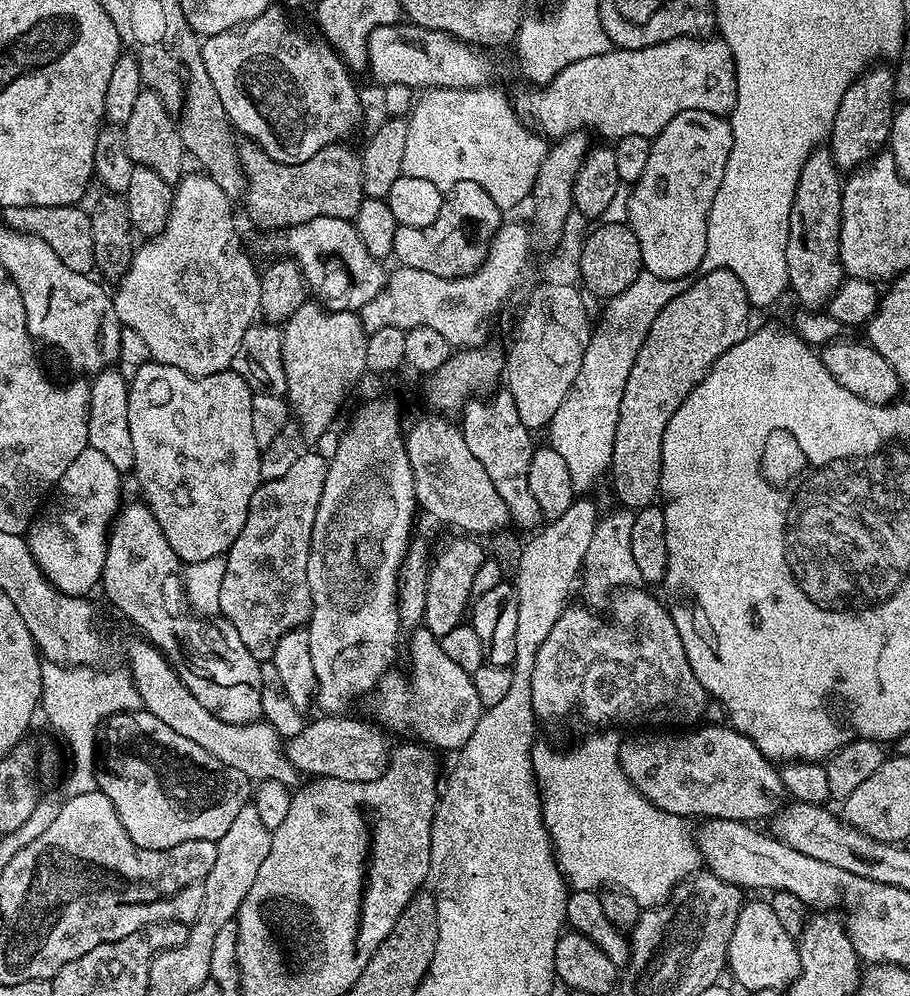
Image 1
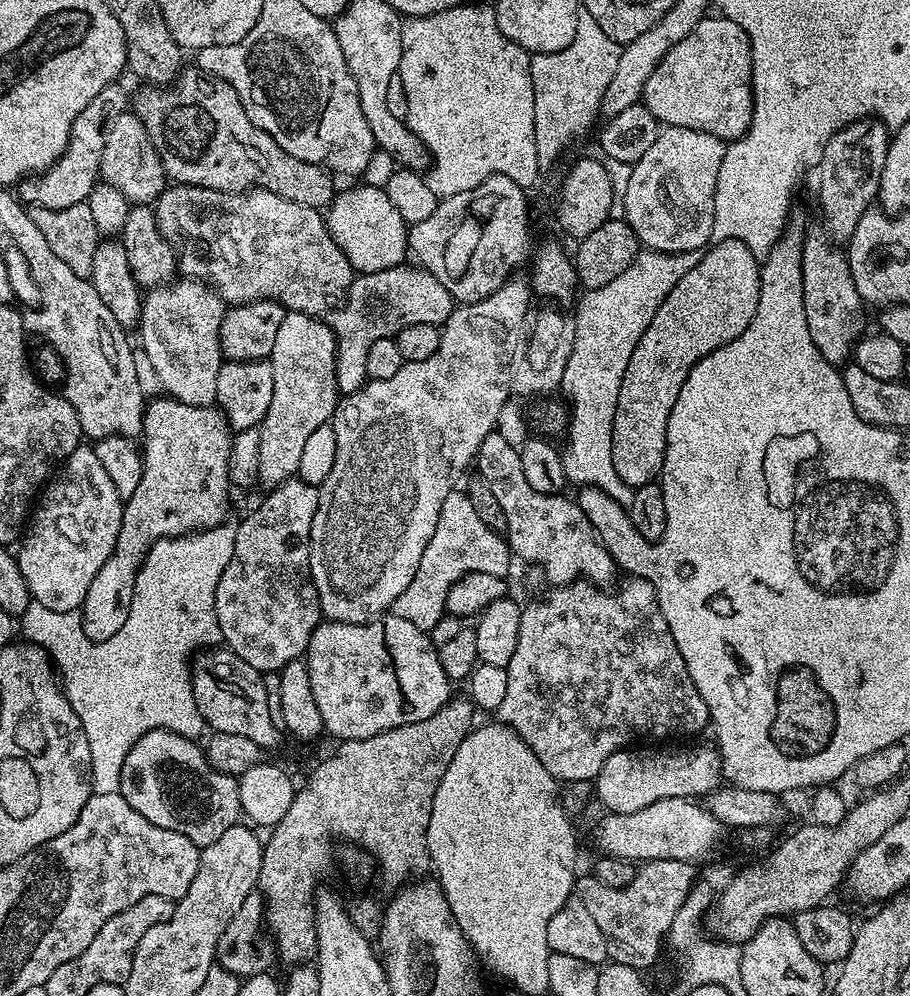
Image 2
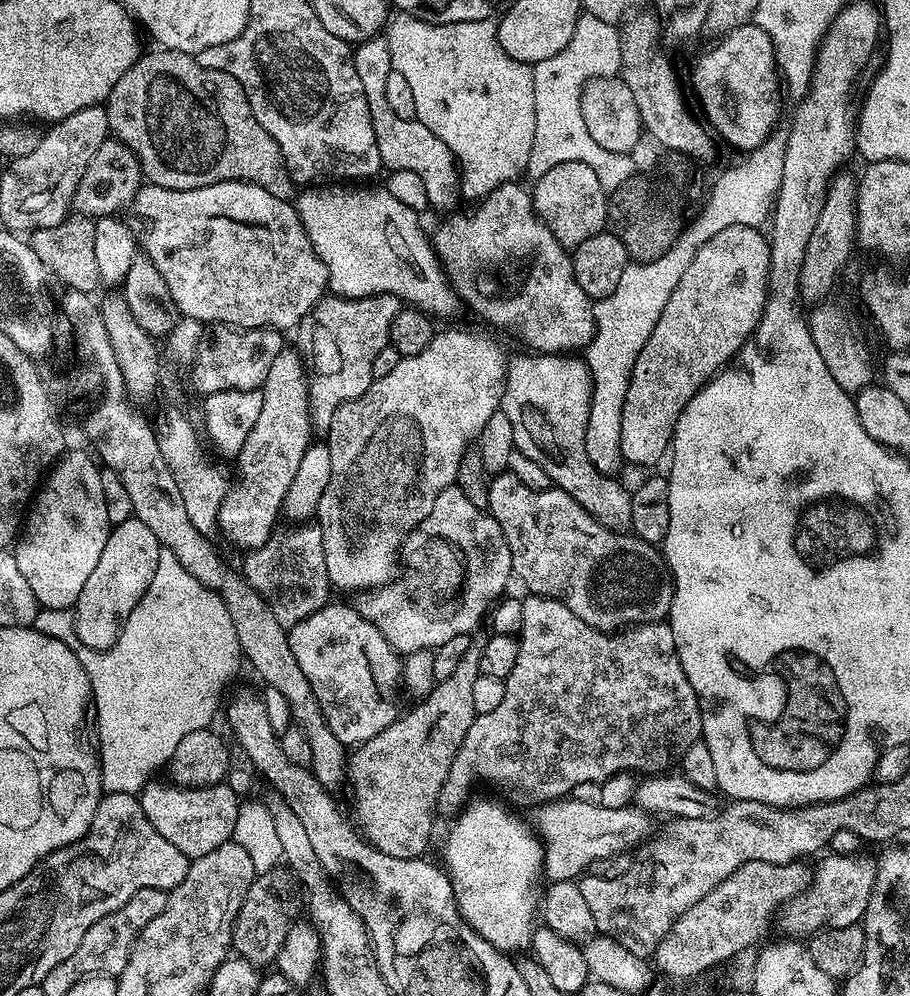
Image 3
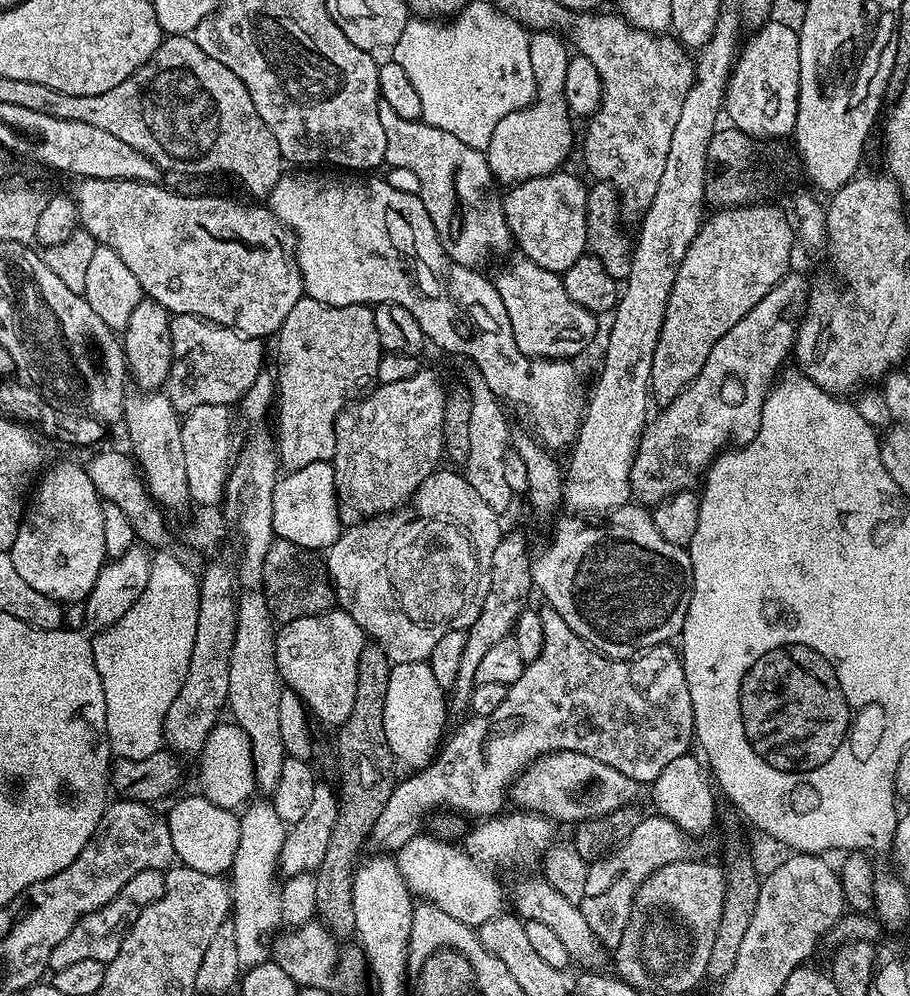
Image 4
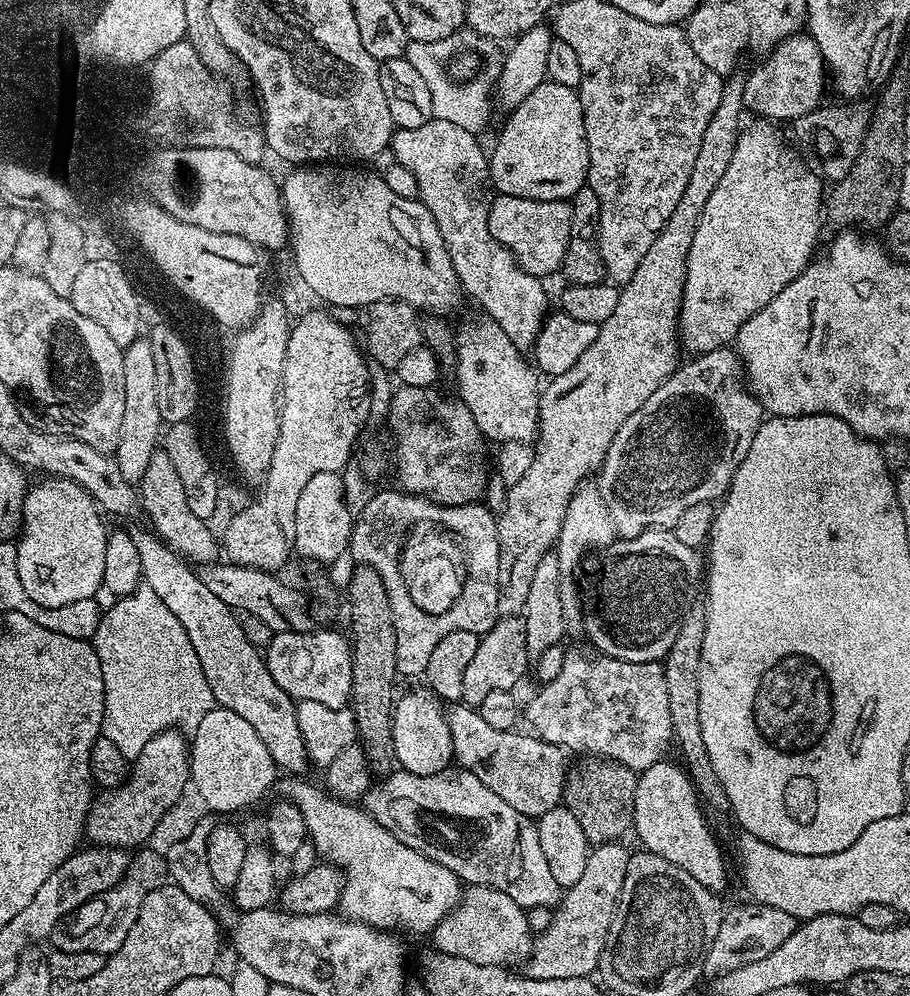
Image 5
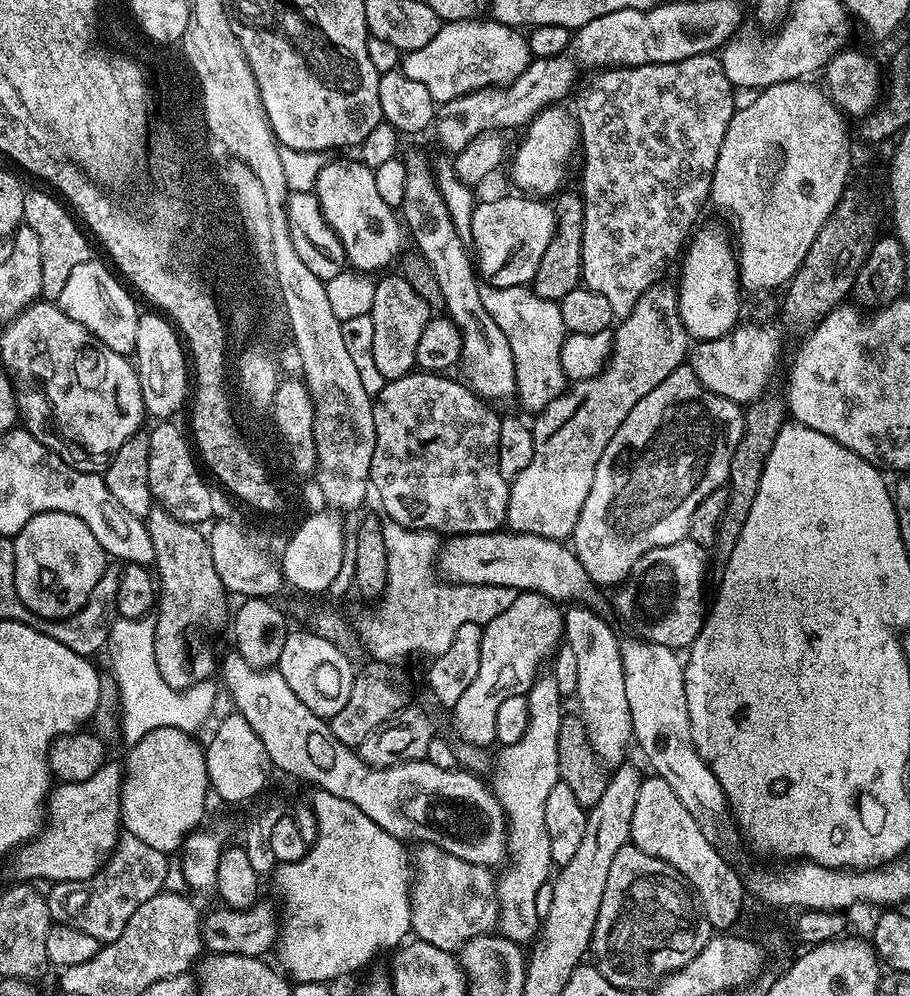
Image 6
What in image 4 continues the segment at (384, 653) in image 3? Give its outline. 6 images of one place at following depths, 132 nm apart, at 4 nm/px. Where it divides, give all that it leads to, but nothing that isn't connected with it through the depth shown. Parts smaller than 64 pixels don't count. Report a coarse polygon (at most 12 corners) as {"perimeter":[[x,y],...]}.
{"perimeter":[[343,610],[276,630],[281,681],[324,724],[350,718],[364,631]]}

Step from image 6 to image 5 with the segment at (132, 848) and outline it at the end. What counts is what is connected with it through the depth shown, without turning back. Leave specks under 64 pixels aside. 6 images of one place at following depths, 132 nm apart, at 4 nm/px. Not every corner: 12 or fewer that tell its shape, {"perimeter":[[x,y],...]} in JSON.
{"perimeter":[[144,846],[113,888],[72,913],[62,952],[106,958],[126,942],[146,894],[169,883]]}

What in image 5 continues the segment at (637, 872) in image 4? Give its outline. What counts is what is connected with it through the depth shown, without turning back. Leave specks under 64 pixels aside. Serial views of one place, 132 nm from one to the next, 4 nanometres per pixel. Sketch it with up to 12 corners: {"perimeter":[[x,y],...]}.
{"perimeter":[[597,844],[522,965],[532,980],[599,969],[629,849]]}

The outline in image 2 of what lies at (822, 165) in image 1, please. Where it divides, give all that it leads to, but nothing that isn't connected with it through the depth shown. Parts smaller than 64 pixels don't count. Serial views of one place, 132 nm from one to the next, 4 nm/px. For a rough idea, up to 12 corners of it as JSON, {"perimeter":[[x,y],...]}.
{"perimeter":[[823,229],[803,242],[806,324],[840,366],[865,331],[845,253]]}

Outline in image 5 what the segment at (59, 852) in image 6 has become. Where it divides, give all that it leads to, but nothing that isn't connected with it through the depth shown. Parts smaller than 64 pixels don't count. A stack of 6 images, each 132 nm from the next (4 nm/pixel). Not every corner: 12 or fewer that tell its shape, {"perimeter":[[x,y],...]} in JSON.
{"perimeter":[[159,732],[93,799],[84,836],[147,845],[189,787],[189,741]]}

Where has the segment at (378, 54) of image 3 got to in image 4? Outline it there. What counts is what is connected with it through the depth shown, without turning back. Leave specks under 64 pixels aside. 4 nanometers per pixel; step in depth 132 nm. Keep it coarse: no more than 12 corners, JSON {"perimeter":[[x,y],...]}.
{"perimeter":[[380,103],[384,164],[418,177],[450,258],[513,245],[485,153]]}

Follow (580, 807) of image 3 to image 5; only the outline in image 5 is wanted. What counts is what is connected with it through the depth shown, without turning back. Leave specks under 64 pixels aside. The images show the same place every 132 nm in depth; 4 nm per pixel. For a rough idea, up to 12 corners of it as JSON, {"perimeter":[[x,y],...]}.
{"perimeter":[[300,776],[277,781],[338,908],[428,934],[462,895],[446,866]]}

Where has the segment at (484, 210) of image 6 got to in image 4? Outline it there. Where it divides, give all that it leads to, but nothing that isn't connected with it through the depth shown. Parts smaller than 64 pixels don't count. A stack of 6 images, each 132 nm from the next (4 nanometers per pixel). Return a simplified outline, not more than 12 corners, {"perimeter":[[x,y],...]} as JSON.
{"perimeter":[[557,170],[503,193],[519,255],[563,274],[588,252],[589,185]]}

